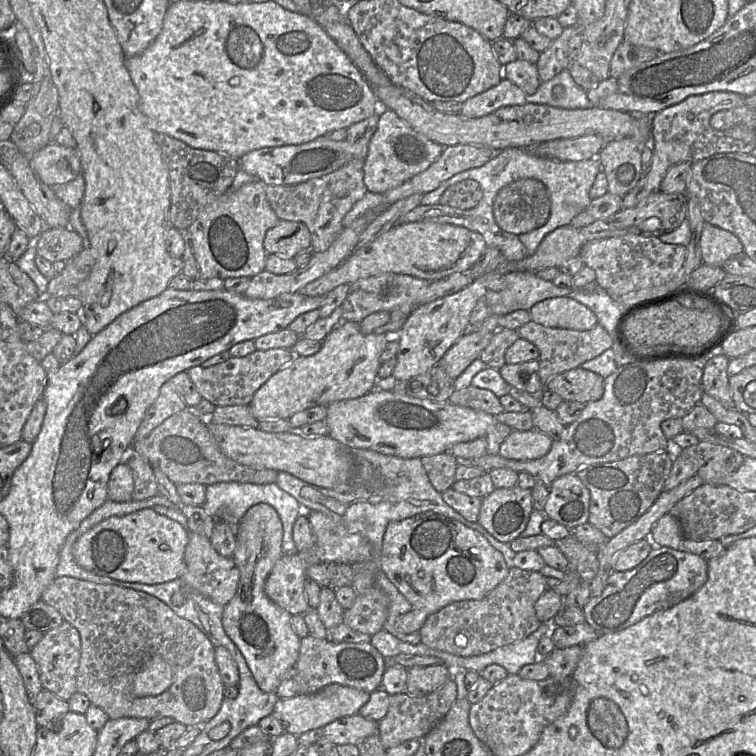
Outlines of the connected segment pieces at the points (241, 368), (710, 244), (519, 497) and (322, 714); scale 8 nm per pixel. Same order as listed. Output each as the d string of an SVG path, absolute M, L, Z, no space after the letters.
M256 349L253 353L244 357L231 356L228 360L214 366L208 368L204 368L201 365L194 366L186 372L202 398L216 407L249 405L257 390L272 375L290 364L294 358L295 355L290 349Z
M704 222L700 251L704 264L723 267L727 260L743 253L744 247L735 234Z
M498 488L482 498L477 523L497 540L510 543L525 530L533 509L530 489Z
M330 684L312 694L297 694L292 698L276 702L273 715L282 723L285 732L296 736L325 725L345 716L358 714L369 700L370 693L340 684Z

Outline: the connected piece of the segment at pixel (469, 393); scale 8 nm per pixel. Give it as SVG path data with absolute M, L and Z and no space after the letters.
M471 385L467 388L455 389L451 393L449 401L452 404L483 411L491 415L505 411L499 397L492 391Z

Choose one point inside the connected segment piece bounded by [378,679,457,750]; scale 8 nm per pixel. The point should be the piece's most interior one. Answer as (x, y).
(409, 717)

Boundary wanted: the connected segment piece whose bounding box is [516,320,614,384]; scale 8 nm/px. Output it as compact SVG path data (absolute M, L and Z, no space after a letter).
M531 320L516 331L520 338L526 339L538 348L539 377L544 384L553 376L580 367L584 362L598 357L614 344L614 339L600 323L589 330L578 331L546 327Z

